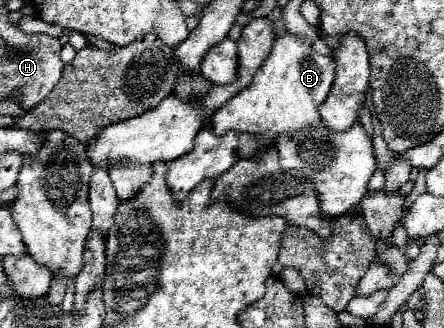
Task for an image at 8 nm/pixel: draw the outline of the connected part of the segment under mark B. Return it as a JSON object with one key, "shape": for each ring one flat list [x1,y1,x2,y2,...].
{"shape":[[284,31,274,43,264,65,254,75,252,83,232,97,222,109,212,115,214,133,246,131,262,135,262,149,274,145,282,133,298,133,304,127,316,127,318,105,326,99,334,81,334,61,328,55,316,55,314,47,304,43,298,35]]}

